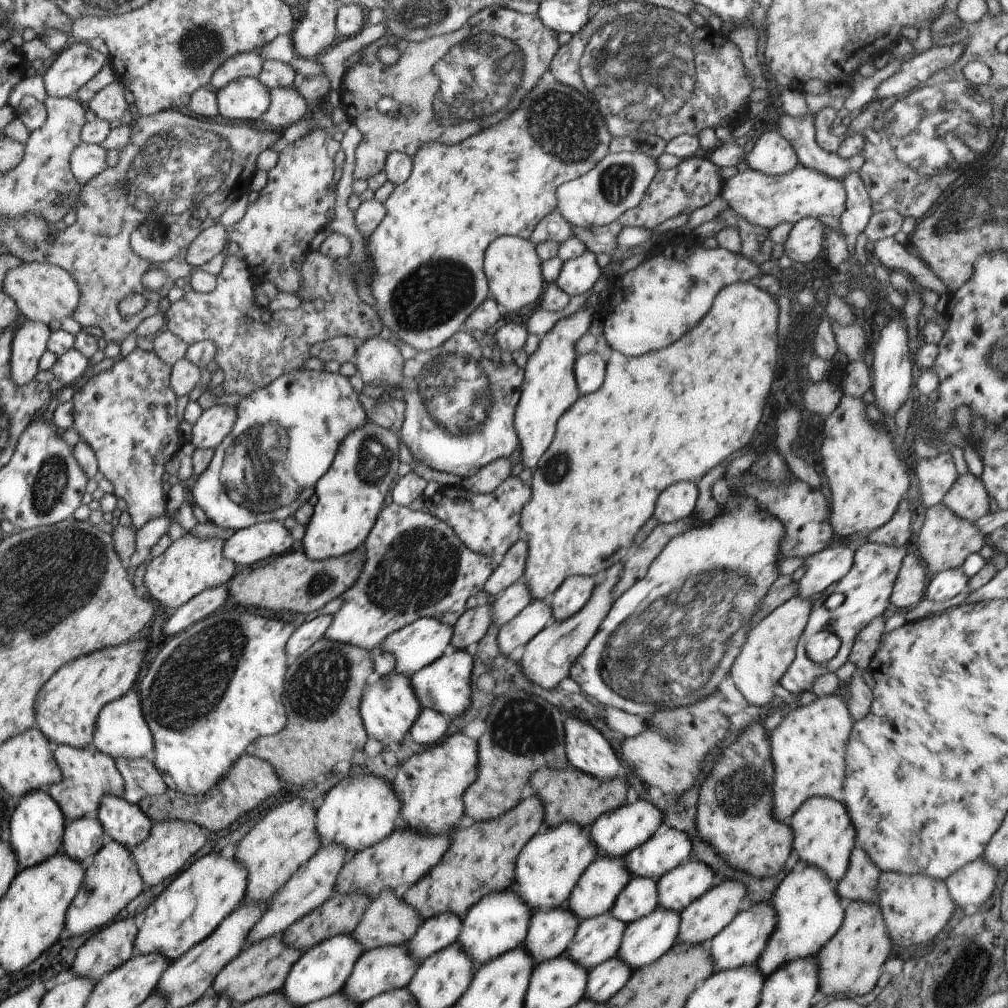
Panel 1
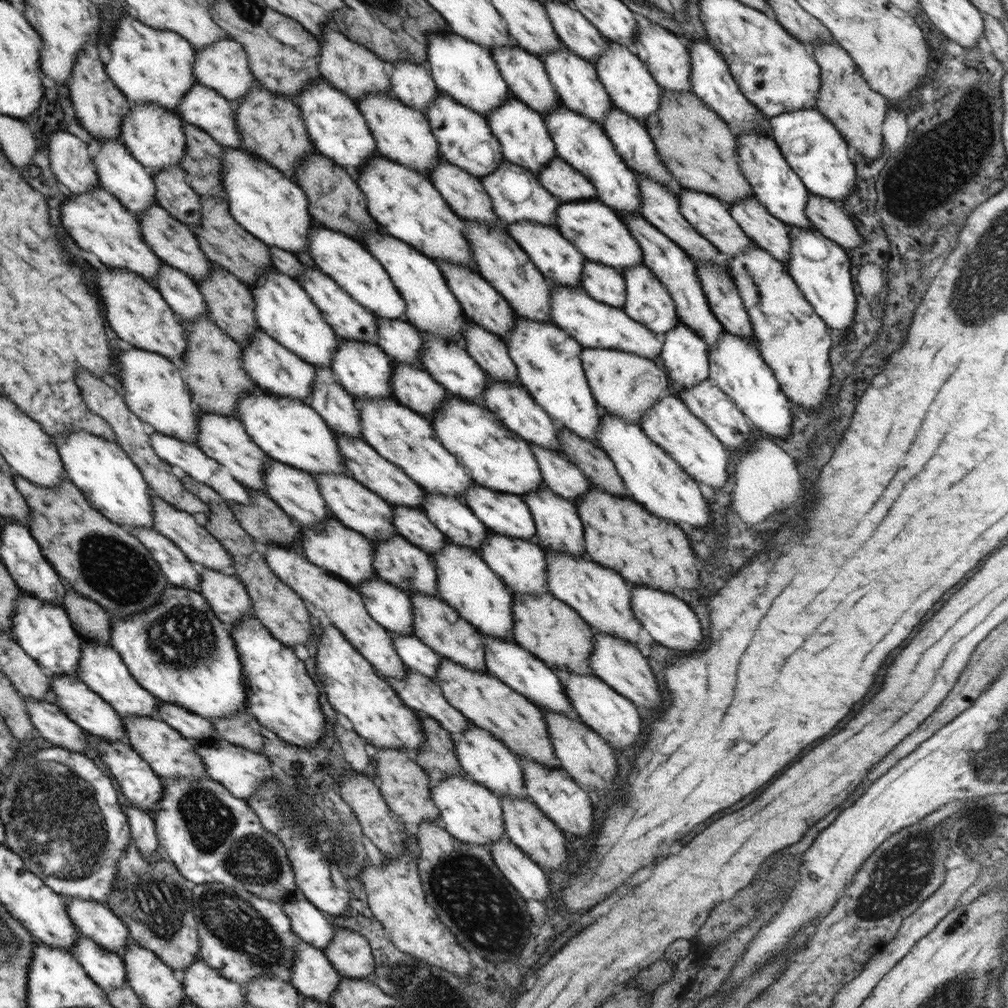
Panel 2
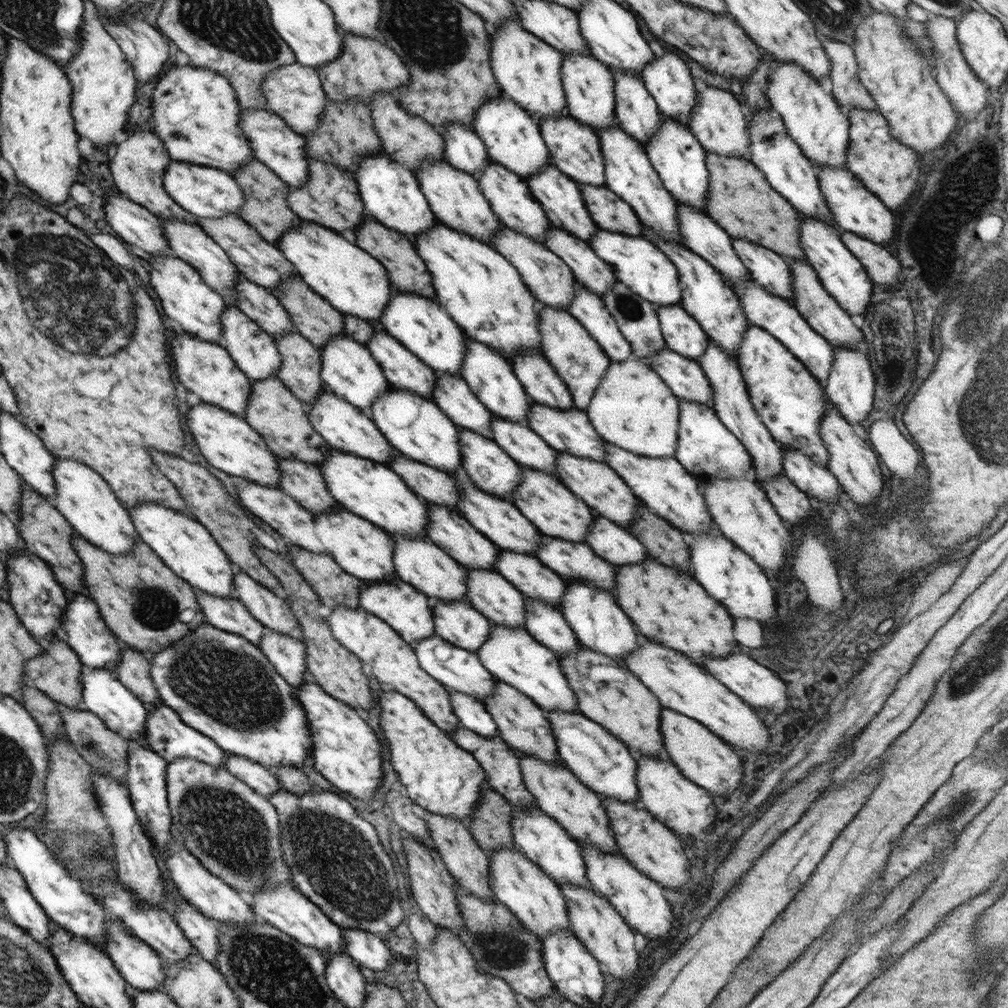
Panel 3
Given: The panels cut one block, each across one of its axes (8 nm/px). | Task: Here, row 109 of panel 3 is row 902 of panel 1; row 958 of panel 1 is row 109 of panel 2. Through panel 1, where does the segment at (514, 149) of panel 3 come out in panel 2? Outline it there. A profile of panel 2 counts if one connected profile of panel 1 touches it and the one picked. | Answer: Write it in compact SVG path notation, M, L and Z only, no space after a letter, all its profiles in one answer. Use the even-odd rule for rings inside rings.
M430 33L427 36L425 65L440 92L482 116L512 97L490 50L456 33Z

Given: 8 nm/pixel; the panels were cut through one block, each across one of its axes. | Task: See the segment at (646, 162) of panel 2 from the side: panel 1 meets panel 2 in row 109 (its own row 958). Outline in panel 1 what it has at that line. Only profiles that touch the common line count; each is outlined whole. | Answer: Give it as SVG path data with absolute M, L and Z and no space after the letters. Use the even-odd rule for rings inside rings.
M618 956L598 964L588 971L584 998L607 1003L630 980L632 973L632 968L624 964Z

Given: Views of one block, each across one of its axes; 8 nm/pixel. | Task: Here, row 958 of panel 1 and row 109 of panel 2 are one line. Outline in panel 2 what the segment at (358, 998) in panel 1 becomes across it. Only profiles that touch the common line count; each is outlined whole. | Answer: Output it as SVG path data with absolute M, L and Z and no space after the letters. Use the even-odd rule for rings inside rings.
M386 93L364 95L356 100L356 105L366 119L370 132L376 141L379 155L427 176L435 164L443 159L427 116L421 110L406 106L406 103Z

